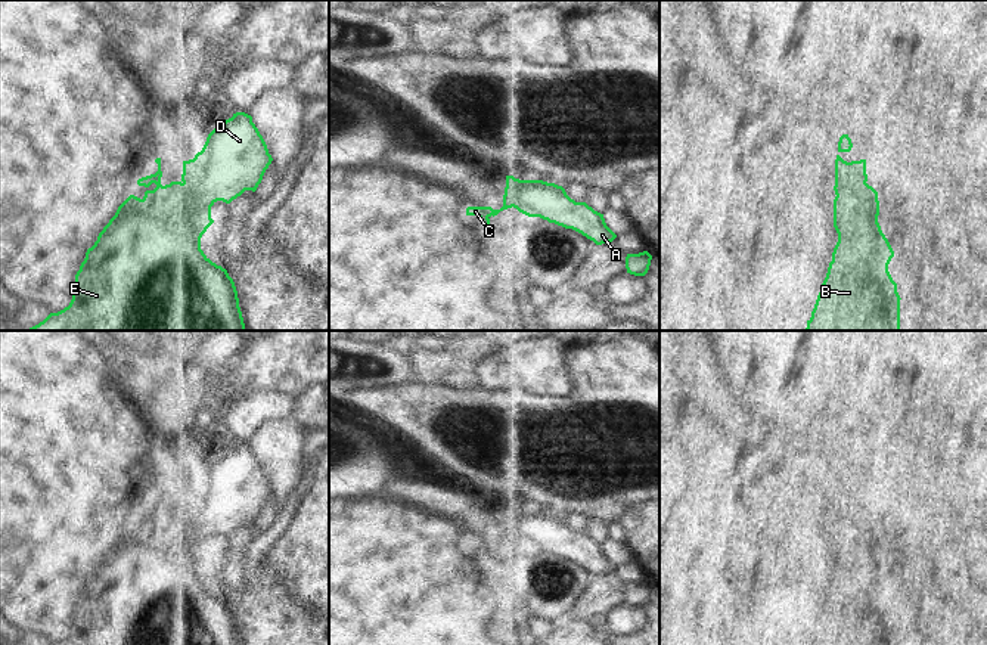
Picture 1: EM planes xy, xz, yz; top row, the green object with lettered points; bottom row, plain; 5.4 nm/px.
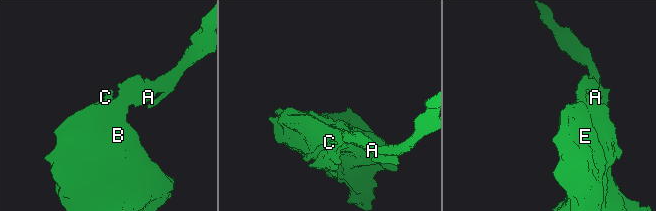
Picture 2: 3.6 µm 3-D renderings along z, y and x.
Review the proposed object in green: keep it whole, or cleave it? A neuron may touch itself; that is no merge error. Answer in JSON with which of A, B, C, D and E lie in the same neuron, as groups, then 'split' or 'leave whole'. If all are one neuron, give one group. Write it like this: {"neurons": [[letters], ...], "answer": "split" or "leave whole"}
{"neurons": [["A", "B", "D", "E"], ["C"]], "answer": "split"}

